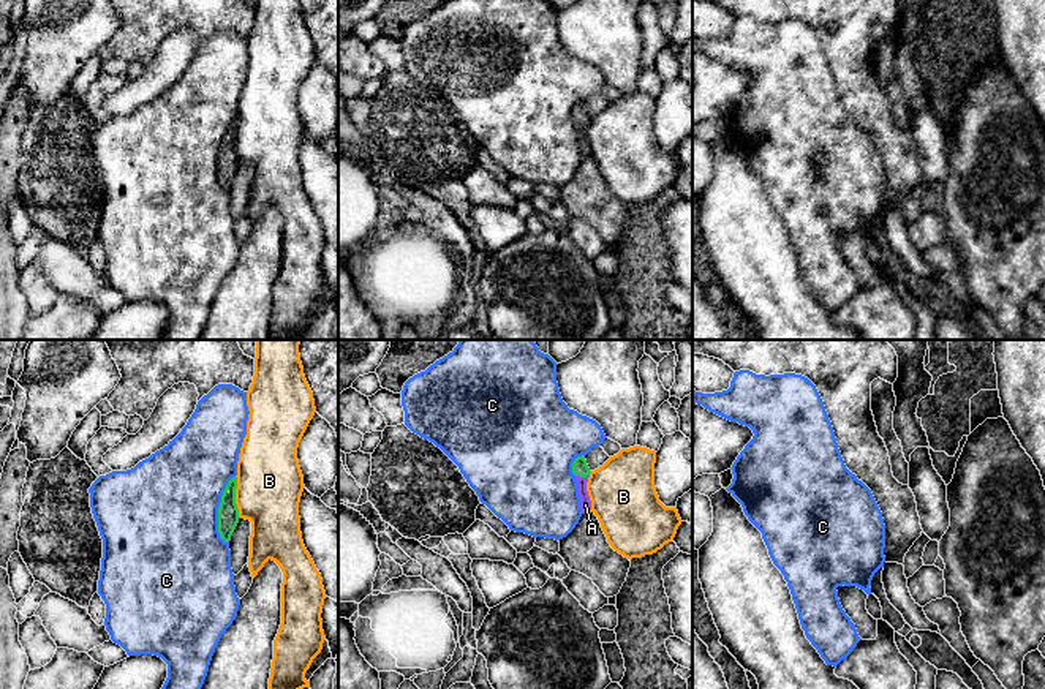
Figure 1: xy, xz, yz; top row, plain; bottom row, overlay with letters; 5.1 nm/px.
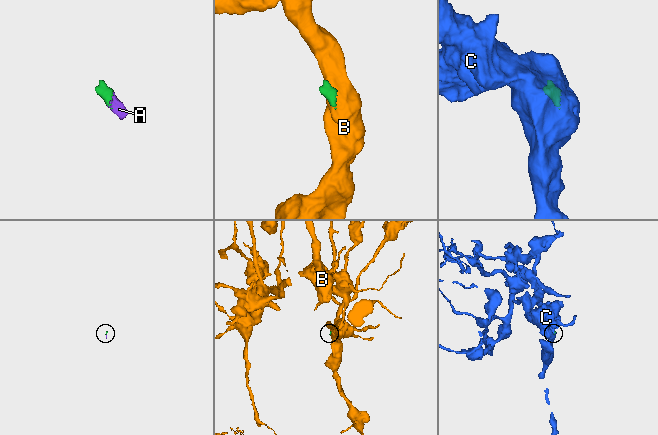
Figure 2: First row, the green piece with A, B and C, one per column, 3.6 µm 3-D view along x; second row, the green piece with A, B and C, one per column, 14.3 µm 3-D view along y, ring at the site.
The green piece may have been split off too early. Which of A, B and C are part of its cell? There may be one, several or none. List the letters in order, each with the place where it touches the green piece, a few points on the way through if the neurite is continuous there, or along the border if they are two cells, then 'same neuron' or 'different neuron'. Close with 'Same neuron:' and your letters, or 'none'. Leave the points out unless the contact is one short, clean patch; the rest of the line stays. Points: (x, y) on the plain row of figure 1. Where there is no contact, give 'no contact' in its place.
A: contact xz (582, 122); way xz (579, 112), (582, 122), (585, 150); same neuron
B: contact xy (234, 143); border xy (236, 122), (236, 154), (241, 163); different neuron
C: contact xy (218, 155); different neuron
Same neuron: A

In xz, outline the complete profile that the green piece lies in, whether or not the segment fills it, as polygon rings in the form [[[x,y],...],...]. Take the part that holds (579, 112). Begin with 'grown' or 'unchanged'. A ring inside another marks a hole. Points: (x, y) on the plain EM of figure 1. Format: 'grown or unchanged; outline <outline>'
grown; outline [[[585,101],[577,103],[574,106],[572,119],[574,119],[574,123],[575,123],[577,131],[579,131],[582,160],[590,158],[591,156],[591,147],[590,147],[590,142],[588,142],[588,137],[587,137],[587,128],[588,128],[588,123],[590,123],[591,117],[587,111]]]

